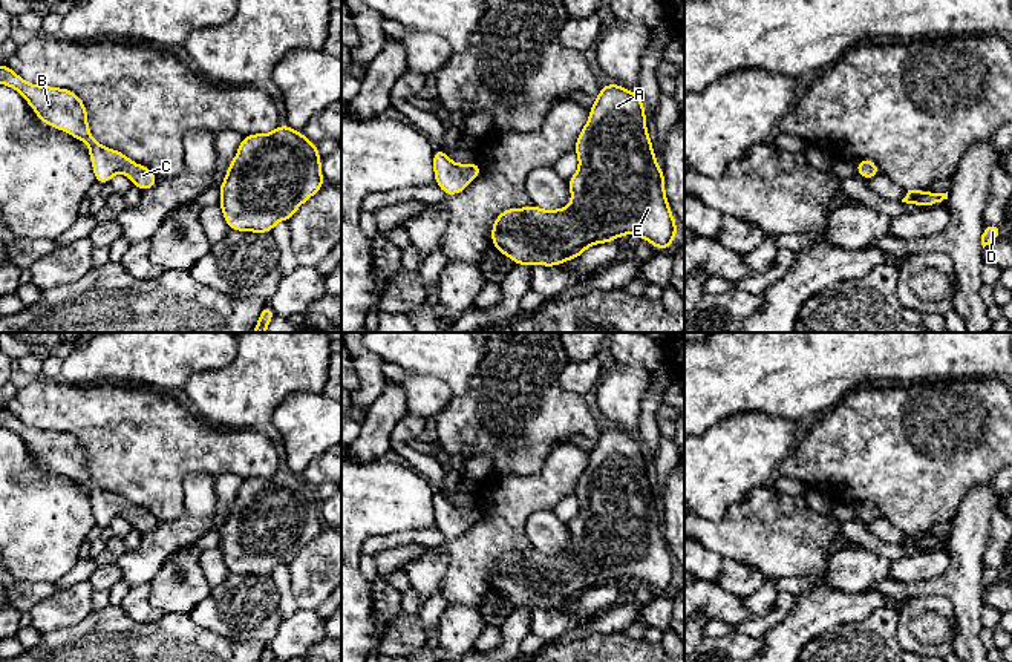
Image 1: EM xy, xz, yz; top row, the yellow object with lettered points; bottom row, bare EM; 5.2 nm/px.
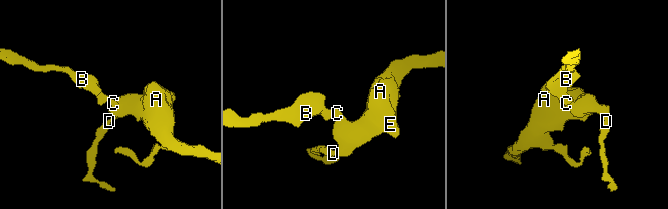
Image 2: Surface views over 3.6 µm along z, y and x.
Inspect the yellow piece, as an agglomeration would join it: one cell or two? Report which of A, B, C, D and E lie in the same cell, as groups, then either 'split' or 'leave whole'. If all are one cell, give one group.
A B C D E | leave whole

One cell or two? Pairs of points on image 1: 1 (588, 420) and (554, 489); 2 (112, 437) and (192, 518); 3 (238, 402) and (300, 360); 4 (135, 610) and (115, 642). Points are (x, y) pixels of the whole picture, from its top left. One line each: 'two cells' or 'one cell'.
1: two cells
2: two cells
3: one cell
4: two cells

